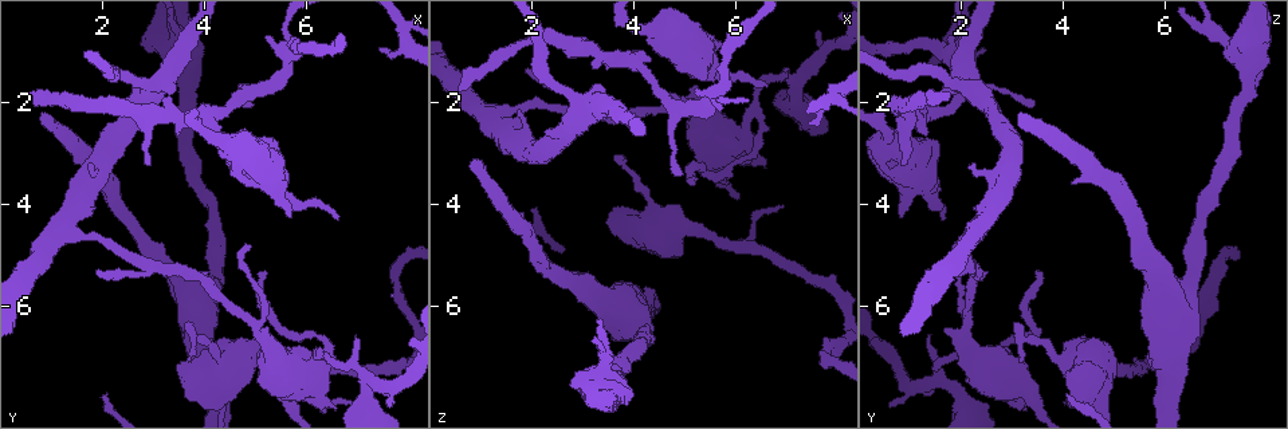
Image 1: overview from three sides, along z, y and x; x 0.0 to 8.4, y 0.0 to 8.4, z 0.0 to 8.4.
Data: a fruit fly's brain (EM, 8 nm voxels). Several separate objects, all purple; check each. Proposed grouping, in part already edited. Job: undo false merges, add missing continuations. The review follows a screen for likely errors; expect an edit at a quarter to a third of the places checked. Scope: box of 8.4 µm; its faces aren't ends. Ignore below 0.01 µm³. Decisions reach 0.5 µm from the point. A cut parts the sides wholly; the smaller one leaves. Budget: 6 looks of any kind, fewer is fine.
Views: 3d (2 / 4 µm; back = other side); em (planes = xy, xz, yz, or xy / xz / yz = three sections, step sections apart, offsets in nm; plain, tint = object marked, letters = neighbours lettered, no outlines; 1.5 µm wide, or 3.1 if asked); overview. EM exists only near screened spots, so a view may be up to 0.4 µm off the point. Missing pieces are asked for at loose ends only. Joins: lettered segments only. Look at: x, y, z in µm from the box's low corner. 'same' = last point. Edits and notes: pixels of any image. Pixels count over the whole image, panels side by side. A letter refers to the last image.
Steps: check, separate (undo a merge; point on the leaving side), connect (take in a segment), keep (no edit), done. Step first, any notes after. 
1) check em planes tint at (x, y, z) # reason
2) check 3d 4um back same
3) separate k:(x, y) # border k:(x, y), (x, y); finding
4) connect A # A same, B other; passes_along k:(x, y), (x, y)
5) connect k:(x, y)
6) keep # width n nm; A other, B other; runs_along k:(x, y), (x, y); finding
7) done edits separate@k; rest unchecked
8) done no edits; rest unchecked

check em planes letters at (6.60, 4.35, 1.70) # an open end

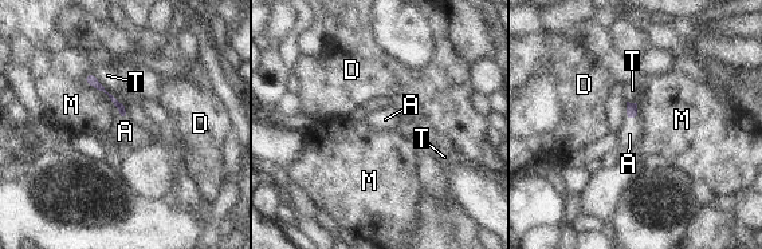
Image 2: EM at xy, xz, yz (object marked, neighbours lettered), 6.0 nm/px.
connect A # A same, D other, M other, T other; passes_along 2:(631, 107), (632, 117), (629, 134); it goes on there

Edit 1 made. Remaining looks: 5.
check overview # redraw

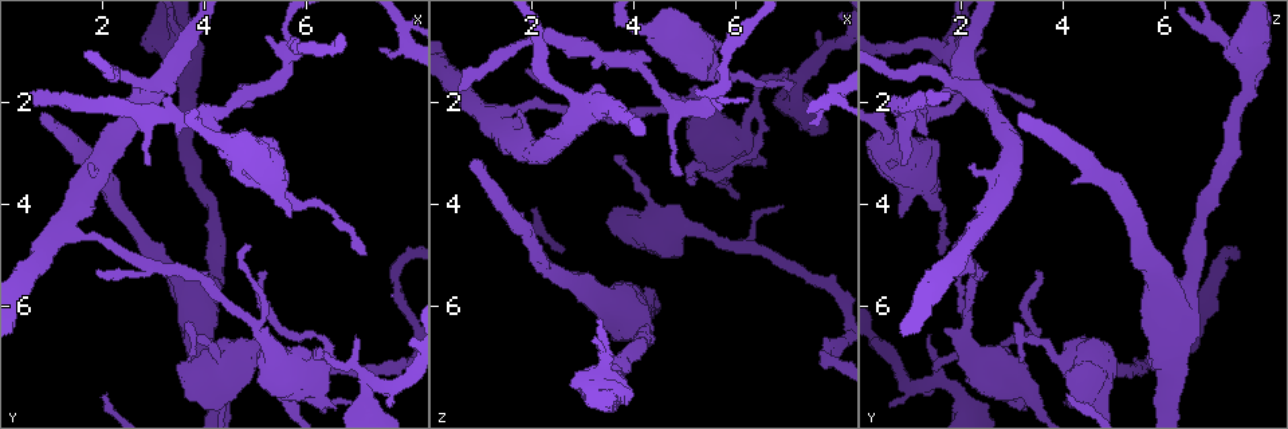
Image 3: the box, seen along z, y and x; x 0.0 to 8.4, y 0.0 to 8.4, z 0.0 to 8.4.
check em xz step 4 tint at (2.90, 3.30, 0.80) # an open end

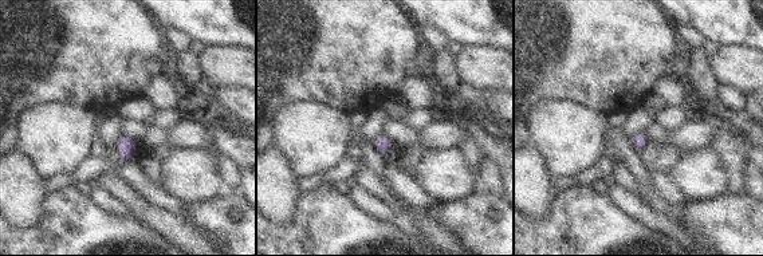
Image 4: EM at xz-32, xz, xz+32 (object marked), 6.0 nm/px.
check em xy step 8 letters same

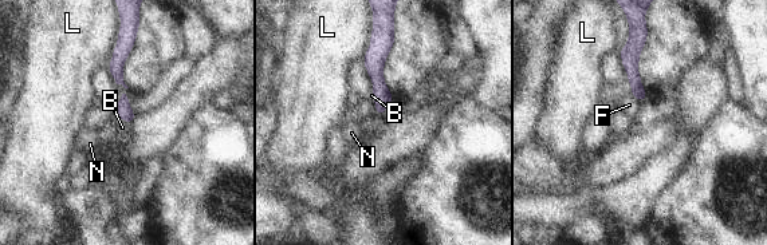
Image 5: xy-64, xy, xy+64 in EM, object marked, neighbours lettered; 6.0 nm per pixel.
connect B # B same, F other, L other, N other; passes_along 5:(124, 110), (121, 118), (122, 127); the neuron continues

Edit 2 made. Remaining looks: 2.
check 3d 4um at (5.05, 6.30, 2.20) # three arms meet

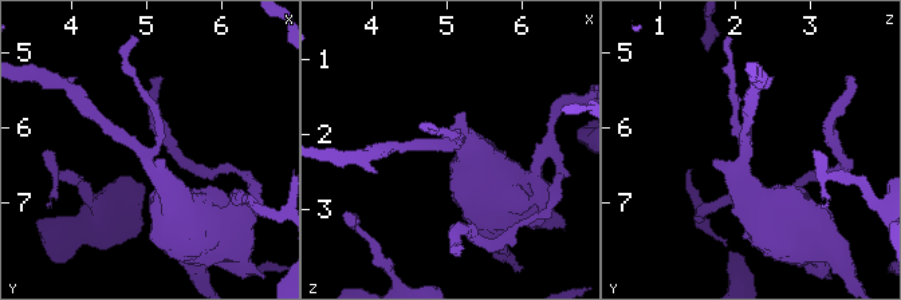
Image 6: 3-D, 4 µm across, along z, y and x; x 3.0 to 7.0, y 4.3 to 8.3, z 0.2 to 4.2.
check em planes letters at (5.10, 6.35, 2.10) # arms 3

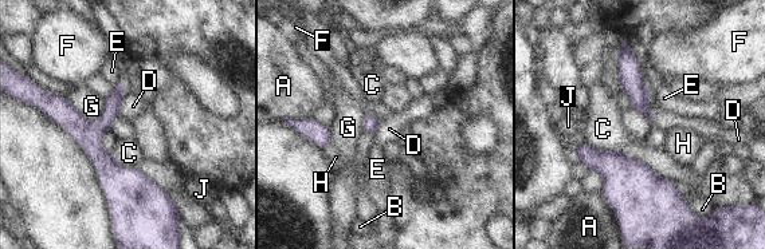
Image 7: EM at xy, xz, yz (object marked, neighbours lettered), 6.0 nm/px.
keep # A other, B other, C other, D other, E other, F other, G other, H other, J other; runs_along 7:(35, 87), (90, 141), (117, 181), (117, 209); all the same neuron

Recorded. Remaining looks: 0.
done edits connect@2, connect@5; rest unchecked

